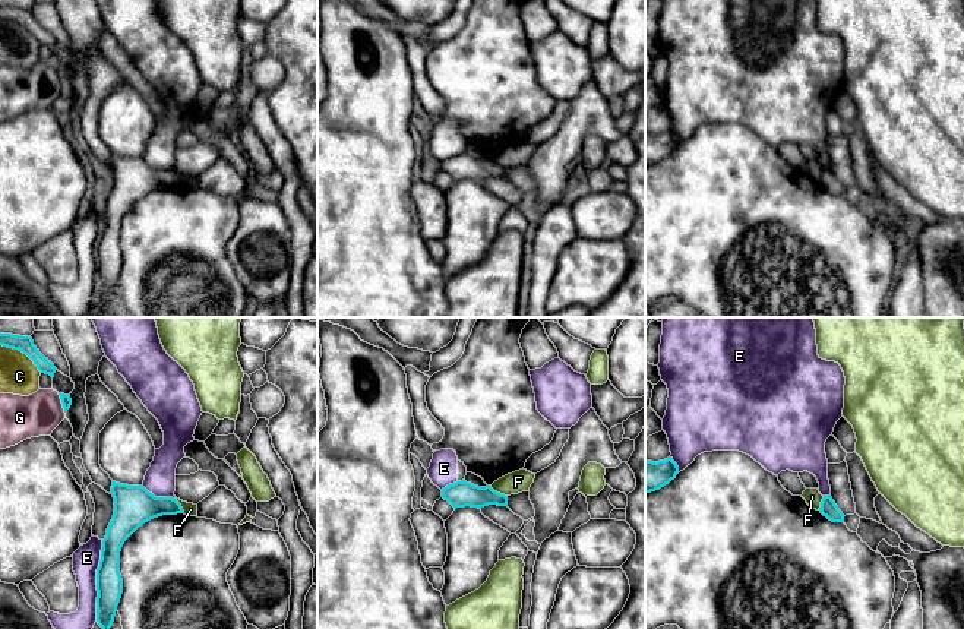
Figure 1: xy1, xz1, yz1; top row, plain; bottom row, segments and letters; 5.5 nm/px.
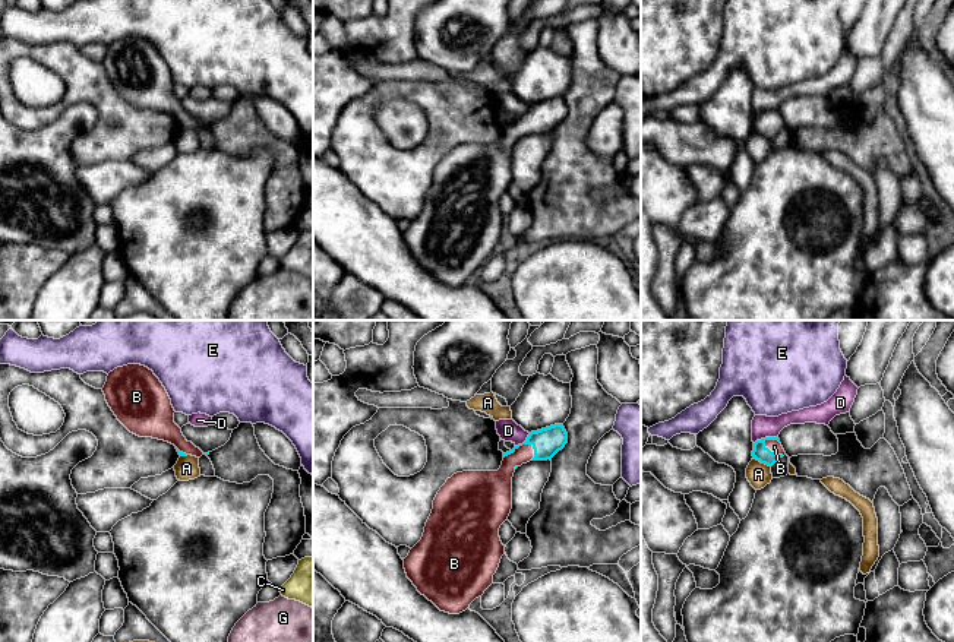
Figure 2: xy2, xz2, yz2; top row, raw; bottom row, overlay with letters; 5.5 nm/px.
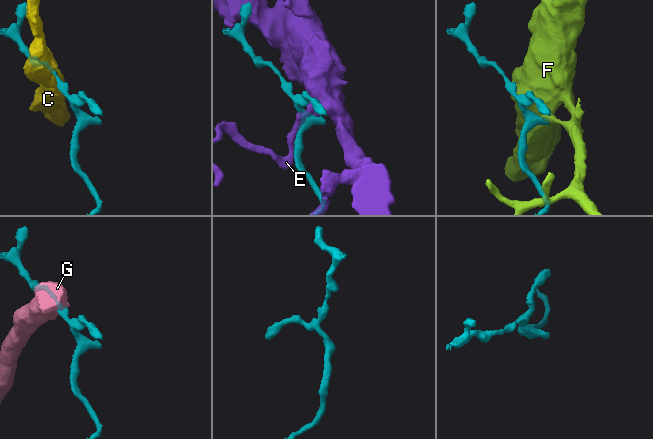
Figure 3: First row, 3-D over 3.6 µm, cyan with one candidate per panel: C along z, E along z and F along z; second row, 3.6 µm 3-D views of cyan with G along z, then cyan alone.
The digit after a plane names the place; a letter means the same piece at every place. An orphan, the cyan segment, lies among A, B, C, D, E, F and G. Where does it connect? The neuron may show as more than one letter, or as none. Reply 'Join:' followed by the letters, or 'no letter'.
Join: B

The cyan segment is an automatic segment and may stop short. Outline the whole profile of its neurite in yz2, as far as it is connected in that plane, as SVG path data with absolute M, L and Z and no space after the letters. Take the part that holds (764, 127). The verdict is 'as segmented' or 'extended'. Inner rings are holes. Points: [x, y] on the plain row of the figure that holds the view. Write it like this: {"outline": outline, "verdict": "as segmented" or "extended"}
{"outline": "M765 110L754 116L754 132L773 139L780 130L786 127L778 110Z", "verdict": "extended"}

